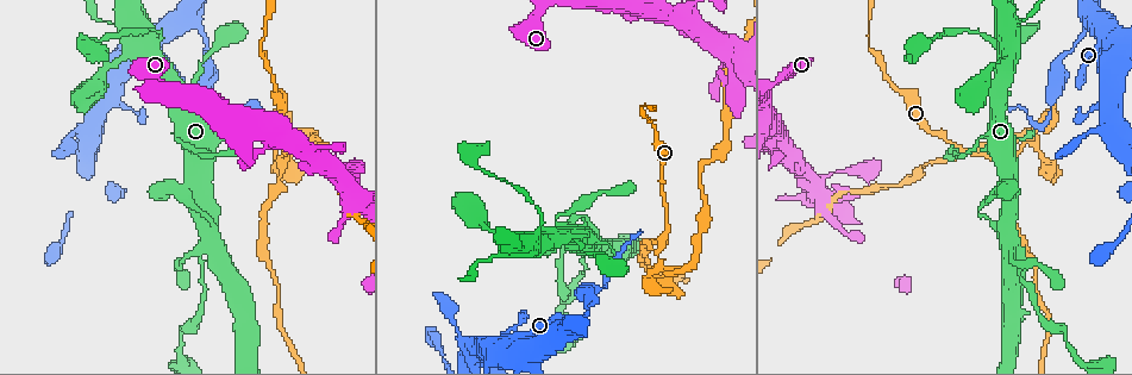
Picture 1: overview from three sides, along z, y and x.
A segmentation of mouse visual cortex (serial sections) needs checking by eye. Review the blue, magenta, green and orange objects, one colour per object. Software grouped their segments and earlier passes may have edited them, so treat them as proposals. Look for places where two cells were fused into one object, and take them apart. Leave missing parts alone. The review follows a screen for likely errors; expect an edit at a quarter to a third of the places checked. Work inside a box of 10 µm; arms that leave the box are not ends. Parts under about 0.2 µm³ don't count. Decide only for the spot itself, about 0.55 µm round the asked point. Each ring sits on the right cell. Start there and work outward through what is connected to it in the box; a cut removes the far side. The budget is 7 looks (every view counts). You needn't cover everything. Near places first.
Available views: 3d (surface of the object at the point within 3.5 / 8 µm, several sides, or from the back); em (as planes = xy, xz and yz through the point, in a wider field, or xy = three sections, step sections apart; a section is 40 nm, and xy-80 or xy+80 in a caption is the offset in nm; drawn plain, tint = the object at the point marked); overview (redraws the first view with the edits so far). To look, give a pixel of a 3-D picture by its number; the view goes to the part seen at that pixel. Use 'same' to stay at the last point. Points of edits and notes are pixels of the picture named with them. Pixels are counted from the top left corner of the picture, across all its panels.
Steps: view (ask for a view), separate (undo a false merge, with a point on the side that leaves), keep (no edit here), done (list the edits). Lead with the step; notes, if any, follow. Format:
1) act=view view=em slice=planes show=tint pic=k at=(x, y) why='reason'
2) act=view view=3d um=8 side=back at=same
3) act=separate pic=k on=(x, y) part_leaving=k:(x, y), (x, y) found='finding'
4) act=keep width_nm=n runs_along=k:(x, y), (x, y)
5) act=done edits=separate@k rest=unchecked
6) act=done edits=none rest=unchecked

act=view view=3d um=8 side=back pic=1 at=(213, 258) why='three-way junction'

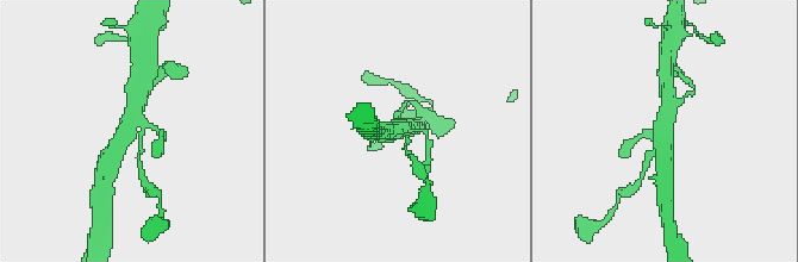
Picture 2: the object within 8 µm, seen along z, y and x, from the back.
act=view view=3d um=3.5 side=back at=same

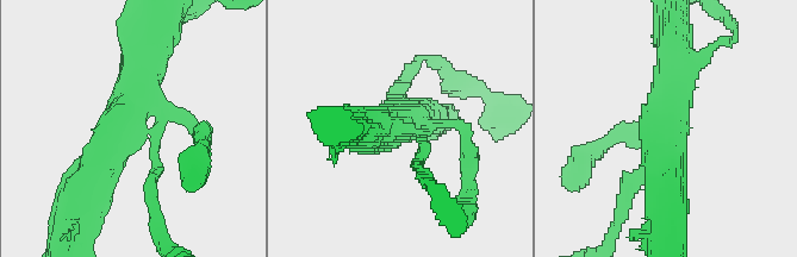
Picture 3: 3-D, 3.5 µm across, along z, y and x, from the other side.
act=view view=em slice=xy step=2 show=tint pic=3 at=(397, 125) why='need the tissue'

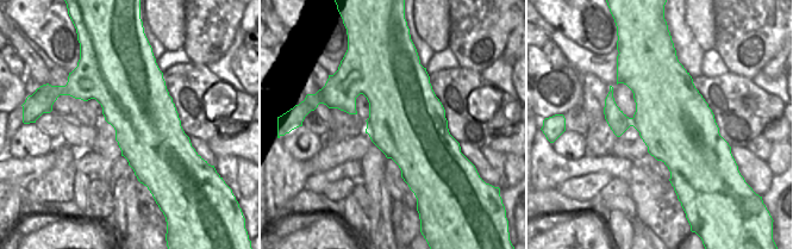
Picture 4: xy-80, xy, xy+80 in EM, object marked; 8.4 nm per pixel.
act=keep runs_along=3:(151, 48), (129, 120), (85, 187) found='one cell here'

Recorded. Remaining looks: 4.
act=view view=3d um=3.5 pic=1 at=(1027, 141) why='abrupt turn'

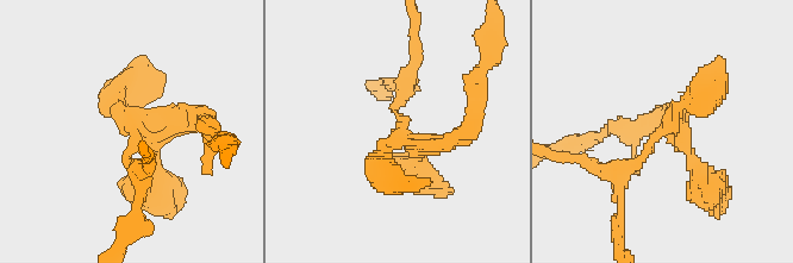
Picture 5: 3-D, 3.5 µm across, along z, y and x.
act=view view=em slice=planes show=tint pic=5 at=(398, 128)

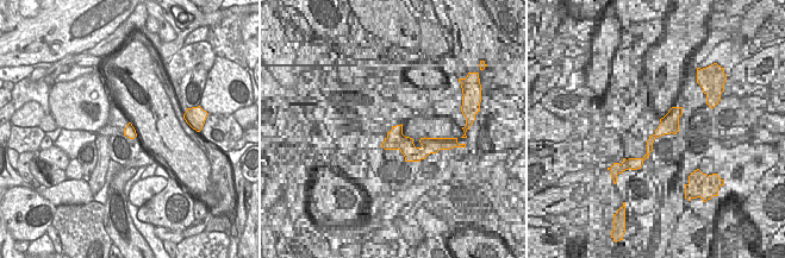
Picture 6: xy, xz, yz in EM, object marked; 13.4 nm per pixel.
act=separate pic=5 on=(405, 164) part_leaving=5:(406, 139), (450, 145), (480, 91) found='two cells meet here'

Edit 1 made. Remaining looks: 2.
act=done edits=separate@5 rest=unchecked

